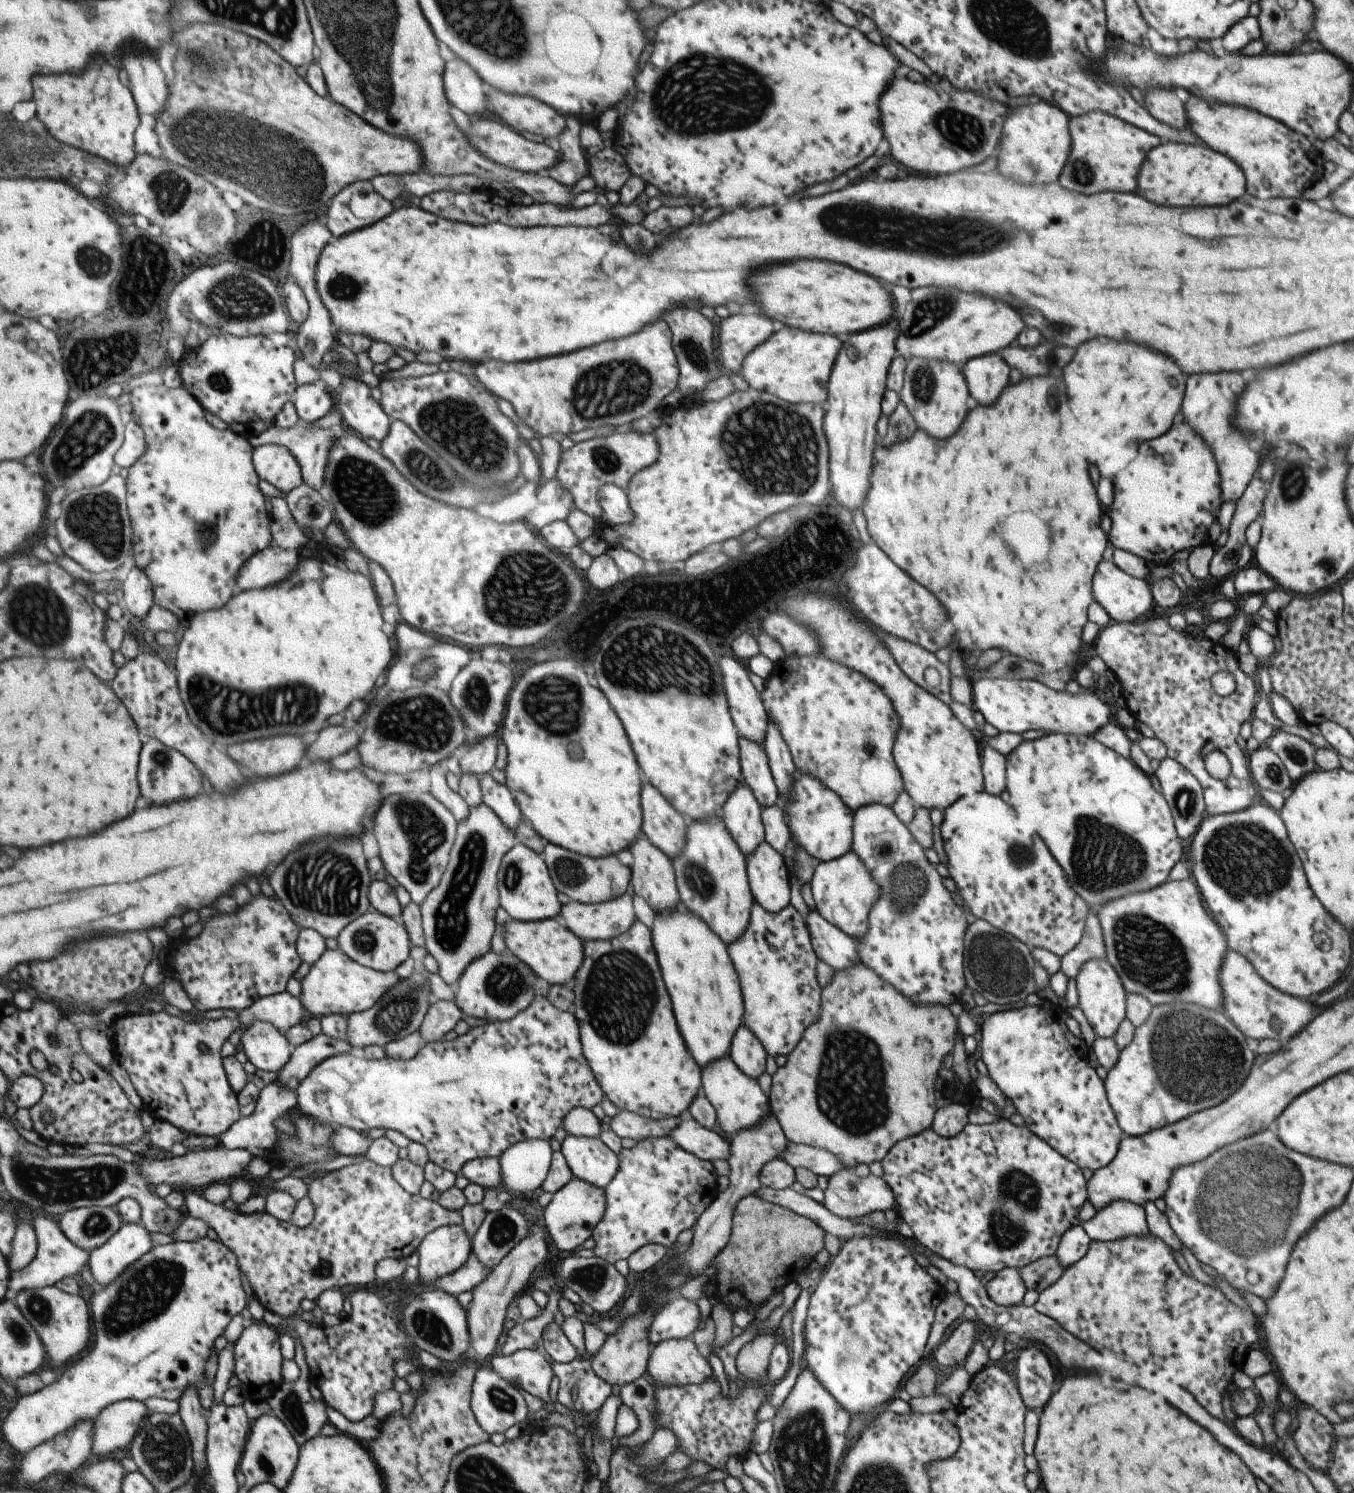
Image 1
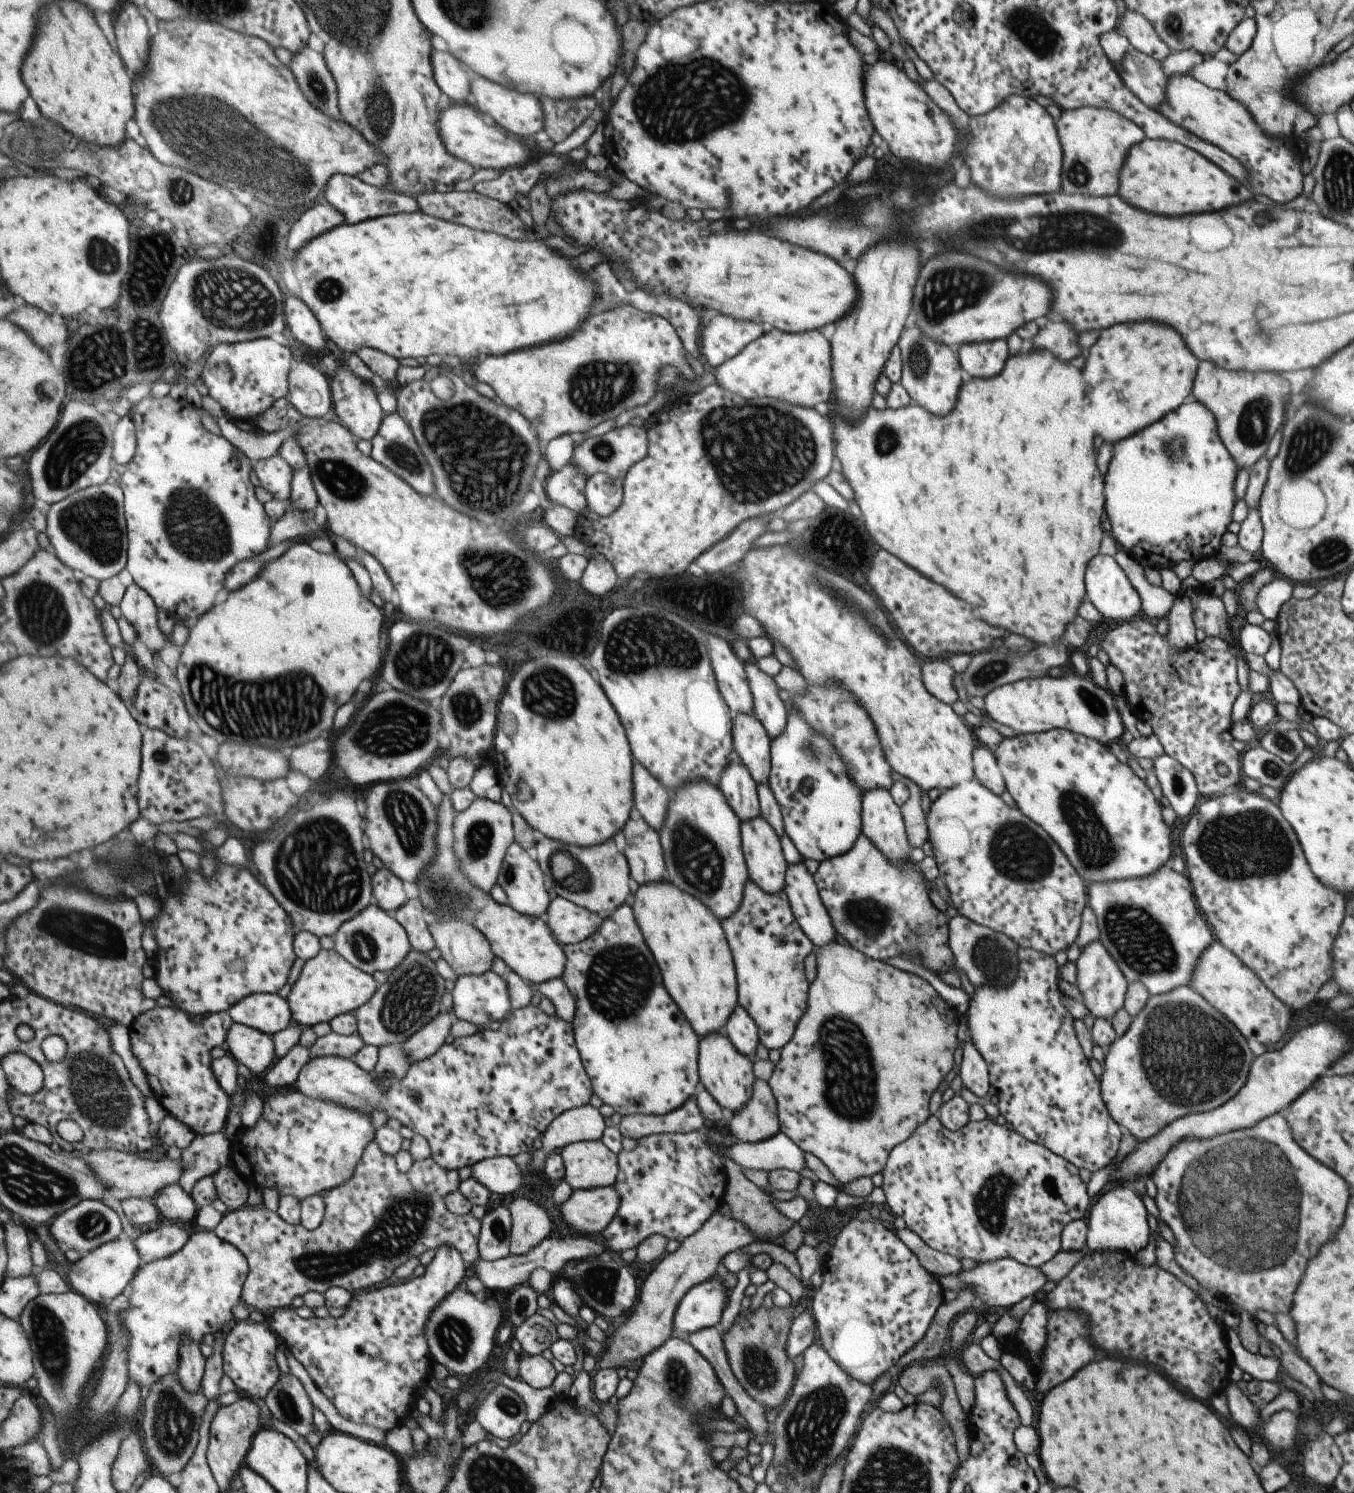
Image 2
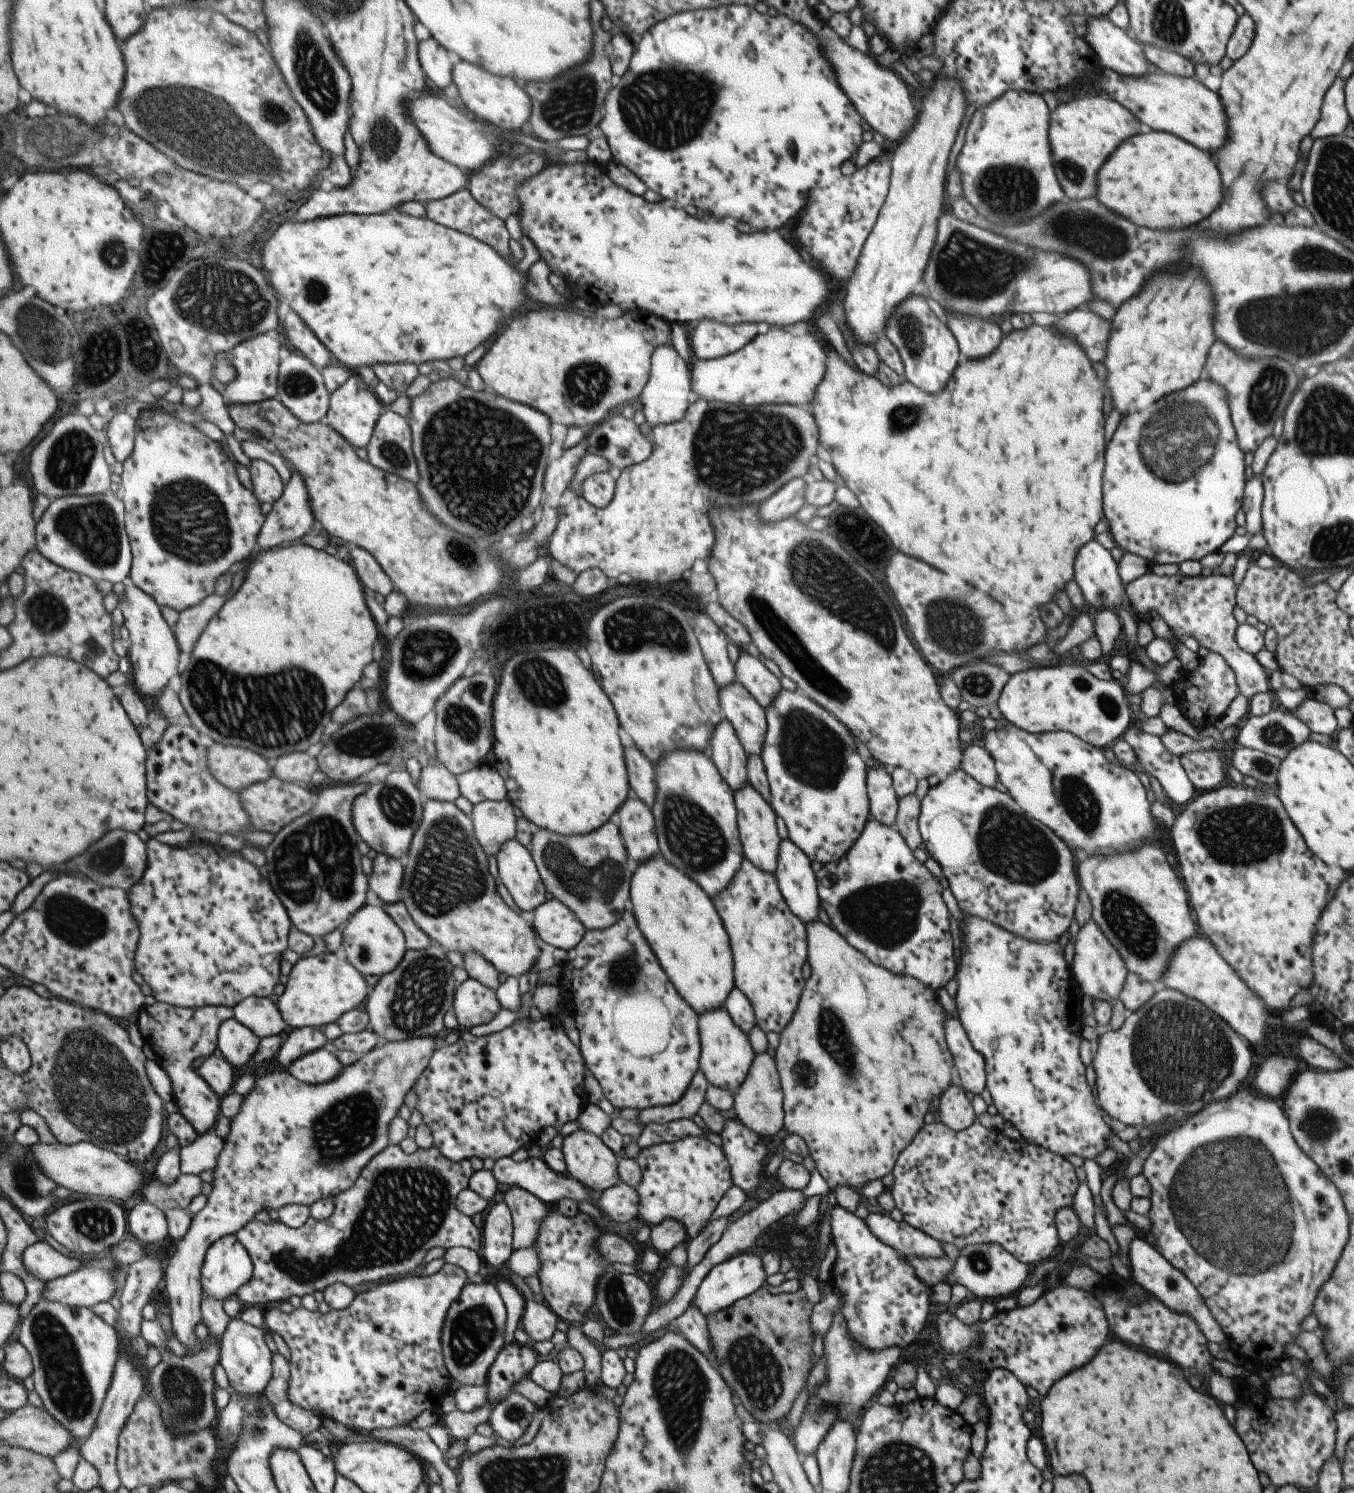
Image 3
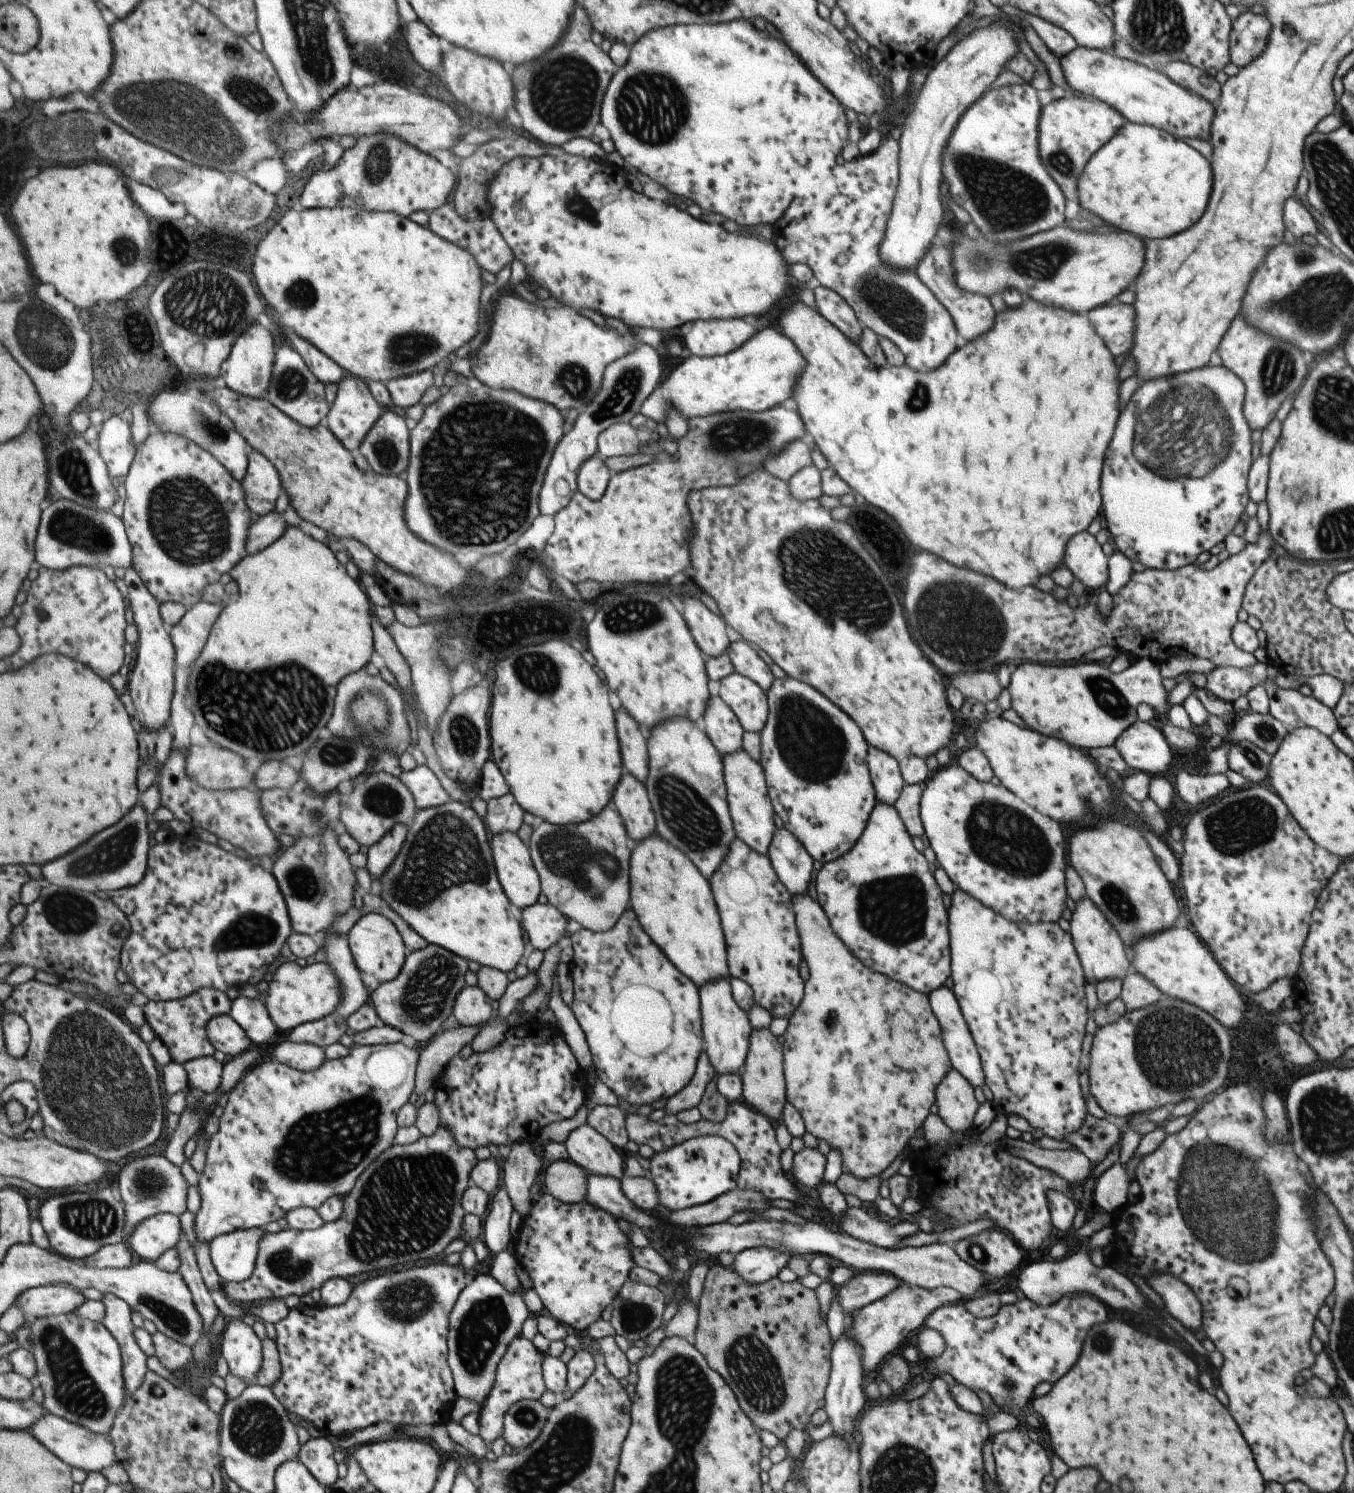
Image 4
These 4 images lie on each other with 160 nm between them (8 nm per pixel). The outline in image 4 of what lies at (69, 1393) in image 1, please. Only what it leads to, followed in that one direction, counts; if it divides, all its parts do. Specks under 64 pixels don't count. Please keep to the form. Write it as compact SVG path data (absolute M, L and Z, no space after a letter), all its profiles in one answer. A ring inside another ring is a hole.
M262 1228L241 1229L218 1236L211 1242L211 1254L223 1282L241 1282L252 1277L259 1256L259 1249L266 1231Z

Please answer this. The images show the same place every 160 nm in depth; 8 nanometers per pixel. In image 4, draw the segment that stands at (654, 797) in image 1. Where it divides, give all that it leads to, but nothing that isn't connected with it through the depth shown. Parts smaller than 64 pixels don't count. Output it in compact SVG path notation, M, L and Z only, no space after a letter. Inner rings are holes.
M625 708L617 712L617 718L619 718L618 735L622 743L625 772L634 774L646 784L649 738L647 734L643 734L642 726L637 724L637 720Z

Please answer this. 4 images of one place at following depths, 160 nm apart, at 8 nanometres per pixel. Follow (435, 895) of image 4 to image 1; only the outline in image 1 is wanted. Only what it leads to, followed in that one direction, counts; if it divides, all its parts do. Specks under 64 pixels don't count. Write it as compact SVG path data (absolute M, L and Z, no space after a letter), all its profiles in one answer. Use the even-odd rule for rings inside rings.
M509 918L504 926L507 950L531 967L531 970L550 985L571 985L587 954L585 941L559 920L539 919L520 921Z

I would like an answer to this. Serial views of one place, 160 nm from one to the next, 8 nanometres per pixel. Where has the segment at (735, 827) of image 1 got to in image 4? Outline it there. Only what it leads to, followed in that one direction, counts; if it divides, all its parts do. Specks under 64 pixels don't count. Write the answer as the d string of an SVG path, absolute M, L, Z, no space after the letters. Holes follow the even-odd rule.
M718 694L707 697L705 712L698 724L721 756L741 749L744 730Z

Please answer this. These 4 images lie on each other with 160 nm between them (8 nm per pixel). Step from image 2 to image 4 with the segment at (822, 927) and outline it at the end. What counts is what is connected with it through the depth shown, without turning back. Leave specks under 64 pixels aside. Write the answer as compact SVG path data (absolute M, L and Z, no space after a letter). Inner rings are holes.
M785 827L776 828L766 852L771 866L791 896L806 893L812 858Z

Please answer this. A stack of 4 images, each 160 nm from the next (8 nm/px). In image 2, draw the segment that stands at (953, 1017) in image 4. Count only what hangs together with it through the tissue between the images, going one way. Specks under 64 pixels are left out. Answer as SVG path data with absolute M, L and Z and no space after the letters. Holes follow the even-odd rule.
M964 1042L958 1052L956 1071L962 1080L962 1086L975 1096L983 1097L989 1090L988 1070L983 1058L971 1042Z

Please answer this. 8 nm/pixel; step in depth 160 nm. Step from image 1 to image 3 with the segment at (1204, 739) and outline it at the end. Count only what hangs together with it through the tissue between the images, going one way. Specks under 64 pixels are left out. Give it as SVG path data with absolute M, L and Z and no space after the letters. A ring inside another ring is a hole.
M1209 651L1203 658L1199 657L1198 667L1194 671L1186 671L1180 668L1178 679L1171 684L1176 696L1177 708L1182 715L1195 726L1207 726L1213 724L1223 712L1229 702L1238 694L1234 672L1217 653ZM1214 746L1209 749L1185 753L1178 757L1189 782L1202 792L1219 788L1226 776L1221 754Z

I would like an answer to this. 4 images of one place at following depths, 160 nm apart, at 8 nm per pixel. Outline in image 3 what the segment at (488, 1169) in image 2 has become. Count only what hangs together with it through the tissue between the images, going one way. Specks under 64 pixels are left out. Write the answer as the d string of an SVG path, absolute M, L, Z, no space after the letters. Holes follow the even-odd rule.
M541 1156L528 1157L525 1161L515 1162L513 1158L503 1157L495 1160L491 1171L498 1178L499 1182L512 1186L520 1186L538 1196L545 1204L557 1203L562 1198L570 1198L577 1202L589 1202L596 1205L601 1198L601 1194L595 1194L592 1188L583 1184L579 1179L571 1177L569 1174L556 1173Z

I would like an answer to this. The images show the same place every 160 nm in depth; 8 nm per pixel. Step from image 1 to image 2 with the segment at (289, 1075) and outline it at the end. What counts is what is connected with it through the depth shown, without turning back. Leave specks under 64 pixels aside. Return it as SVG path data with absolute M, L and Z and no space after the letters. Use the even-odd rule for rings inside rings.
M333 1031L327 1036L317 1038L311 1046L312 1058L339 1055L352 1059L365 1045L366 1042L359 1032L347 1036Z

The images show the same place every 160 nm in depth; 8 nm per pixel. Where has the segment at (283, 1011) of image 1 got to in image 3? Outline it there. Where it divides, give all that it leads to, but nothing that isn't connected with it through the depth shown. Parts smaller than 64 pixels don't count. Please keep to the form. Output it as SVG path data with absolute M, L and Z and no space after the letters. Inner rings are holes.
M247 997L234 1008L234 1017L261 1038L289 1032L278 1004L268 997Z

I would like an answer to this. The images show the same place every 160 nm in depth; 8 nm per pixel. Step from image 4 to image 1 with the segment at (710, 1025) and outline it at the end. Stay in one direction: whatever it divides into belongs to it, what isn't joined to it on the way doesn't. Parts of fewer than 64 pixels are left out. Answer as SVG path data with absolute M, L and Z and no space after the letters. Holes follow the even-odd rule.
M727 1055L711 1061L702 1068L702 1085L704 1095L715 1111L719 1128L727 1134L732 1135L736 1130L747 1128L765 1114L771 1113L768 1097L763 1095L757 1081L743 1074Z

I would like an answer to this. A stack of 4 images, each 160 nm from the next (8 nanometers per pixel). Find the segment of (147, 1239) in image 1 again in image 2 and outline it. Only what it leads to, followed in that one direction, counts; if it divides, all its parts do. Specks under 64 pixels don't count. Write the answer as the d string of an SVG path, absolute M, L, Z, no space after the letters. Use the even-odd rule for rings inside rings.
M123 1236L117 1241L99 1246L77 1259L69 1268L67 1280L72 1289L83 1294L91 1302L101 1304L127 1293L139 1268L143 1266L141 1255L134 1241Z

